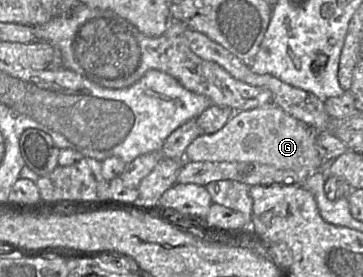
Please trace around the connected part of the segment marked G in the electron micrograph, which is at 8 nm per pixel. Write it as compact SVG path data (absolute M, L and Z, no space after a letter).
M278 106L251 110L232 109L230 119L213 134L198 135L186 148L184 161L258 162L297 173L313 173L323 166L316 147L318 132Z

